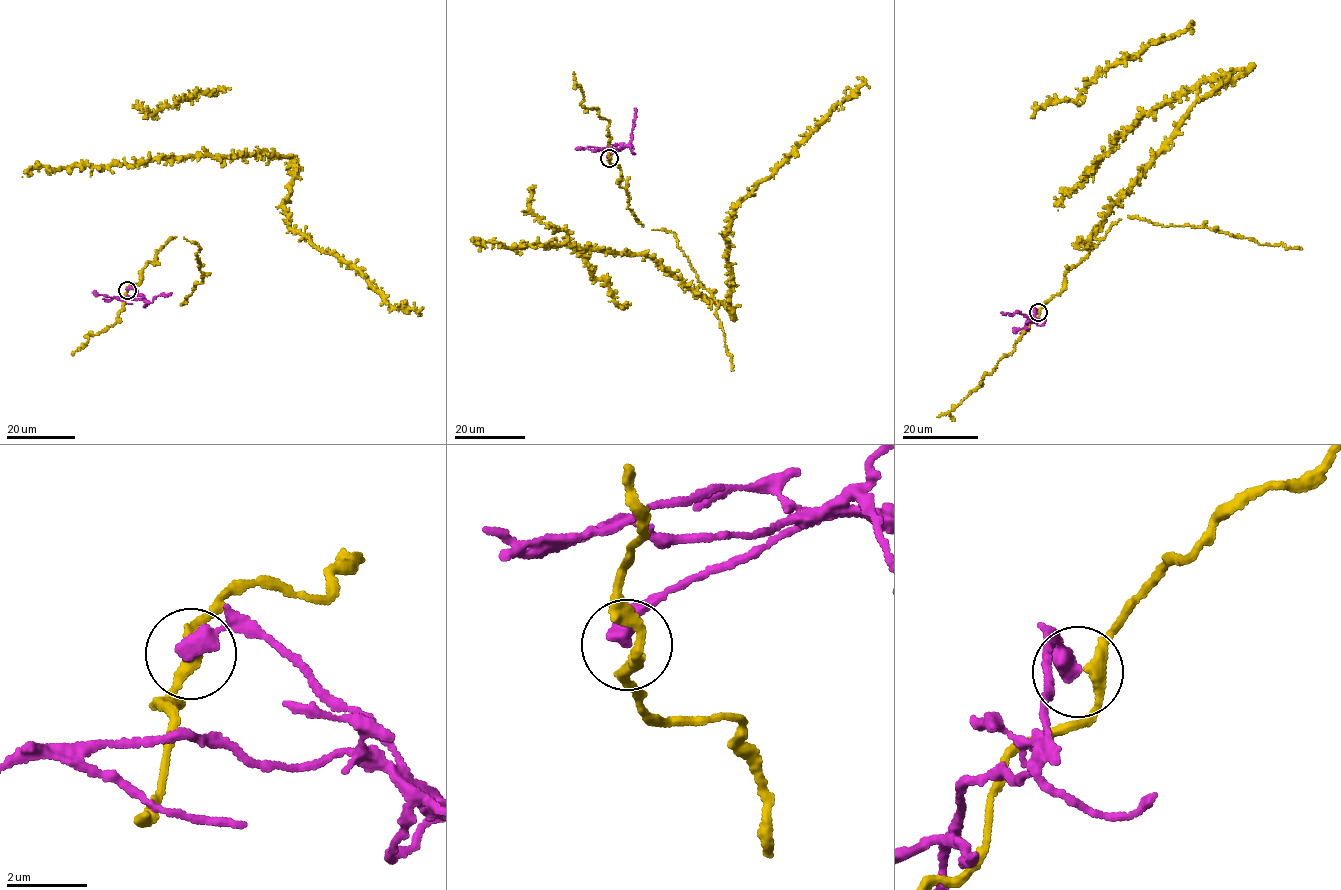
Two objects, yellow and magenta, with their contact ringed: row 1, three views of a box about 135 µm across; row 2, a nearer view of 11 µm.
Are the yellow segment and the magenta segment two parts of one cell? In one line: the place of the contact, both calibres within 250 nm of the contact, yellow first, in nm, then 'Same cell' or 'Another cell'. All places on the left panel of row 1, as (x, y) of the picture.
Place: (127, 290). Thickness 280 nm (yellow) against 480 nm. Another cell

